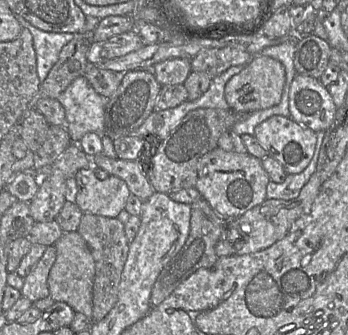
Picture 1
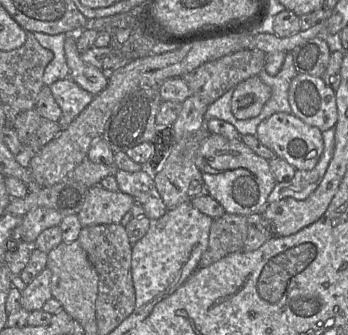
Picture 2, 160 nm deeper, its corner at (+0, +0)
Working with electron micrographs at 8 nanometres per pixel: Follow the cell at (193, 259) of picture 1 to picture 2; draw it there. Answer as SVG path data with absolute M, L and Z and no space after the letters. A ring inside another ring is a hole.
M225 213L214 218L210 227L208 246L199 262L199 268L207 267L223 257L241 251L248 235L248 222L246 216Z

